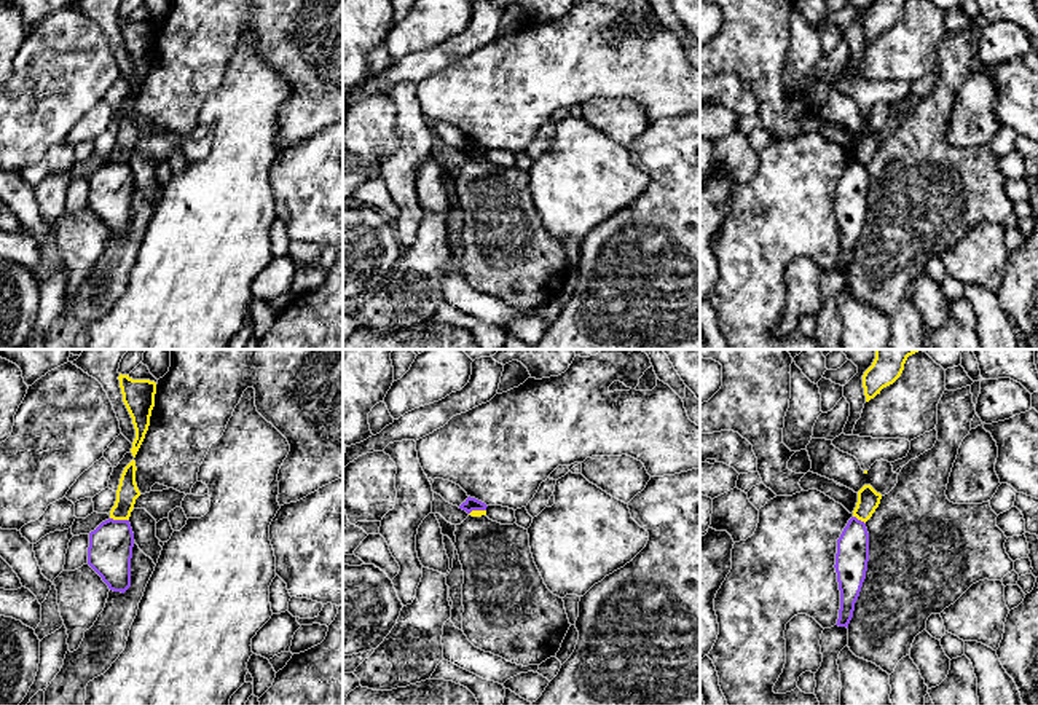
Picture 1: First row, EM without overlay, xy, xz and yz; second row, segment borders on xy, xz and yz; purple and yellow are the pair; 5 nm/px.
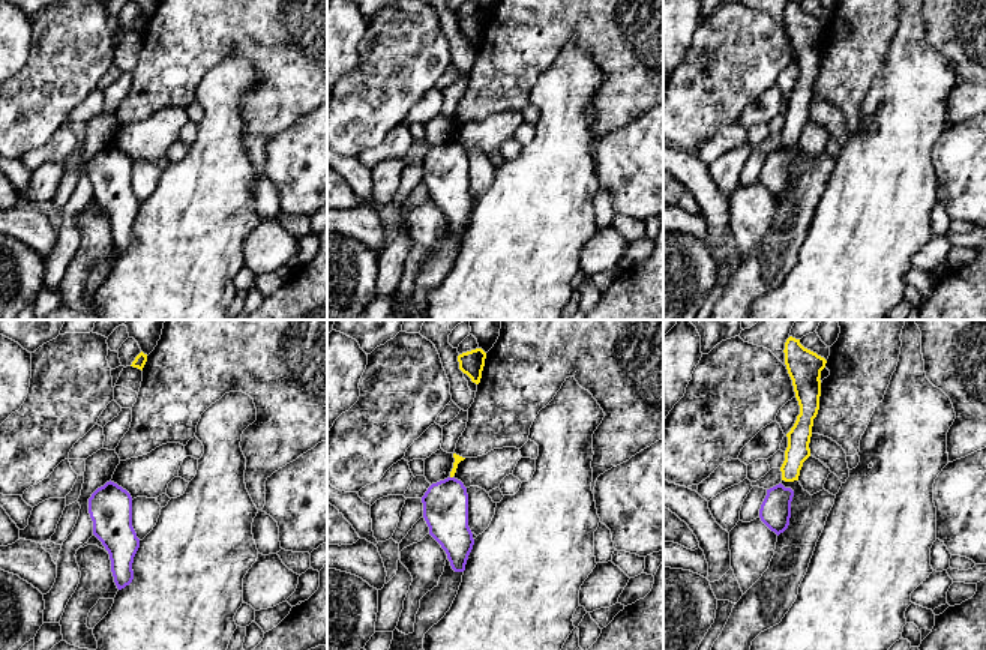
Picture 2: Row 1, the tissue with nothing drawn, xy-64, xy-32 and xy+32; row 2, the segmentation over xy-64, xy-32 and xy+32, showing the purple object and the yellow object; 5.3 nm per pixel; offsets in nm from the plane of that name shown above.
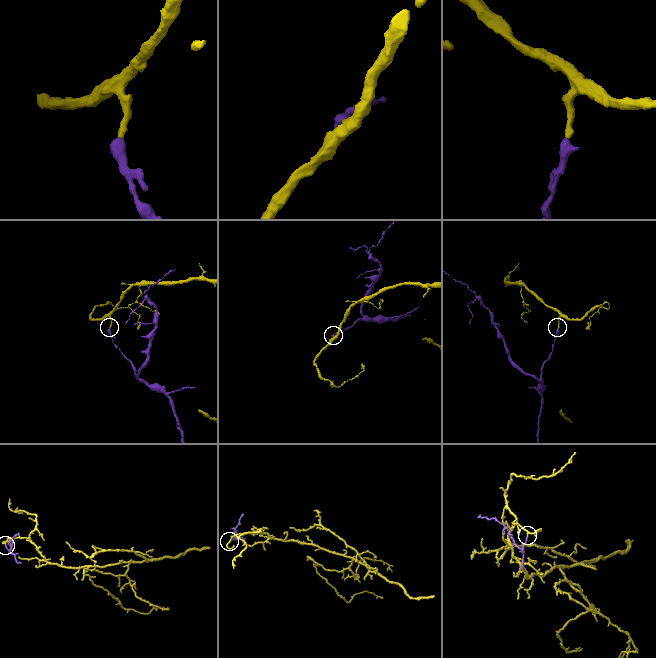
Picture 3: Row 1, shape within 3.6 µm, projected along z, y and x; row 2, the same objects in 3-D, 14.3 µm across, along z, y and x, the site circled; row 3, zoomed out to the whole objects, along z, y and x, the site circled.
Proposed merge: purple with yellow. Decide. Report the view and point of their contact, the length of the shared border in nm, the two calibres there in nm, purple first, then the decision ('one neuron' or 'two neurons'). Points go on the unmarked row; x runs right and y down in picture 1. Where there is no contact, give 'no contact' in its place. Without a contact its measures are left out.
xy (120, 163) | 100 nm | 220/110 nm | two neurons

